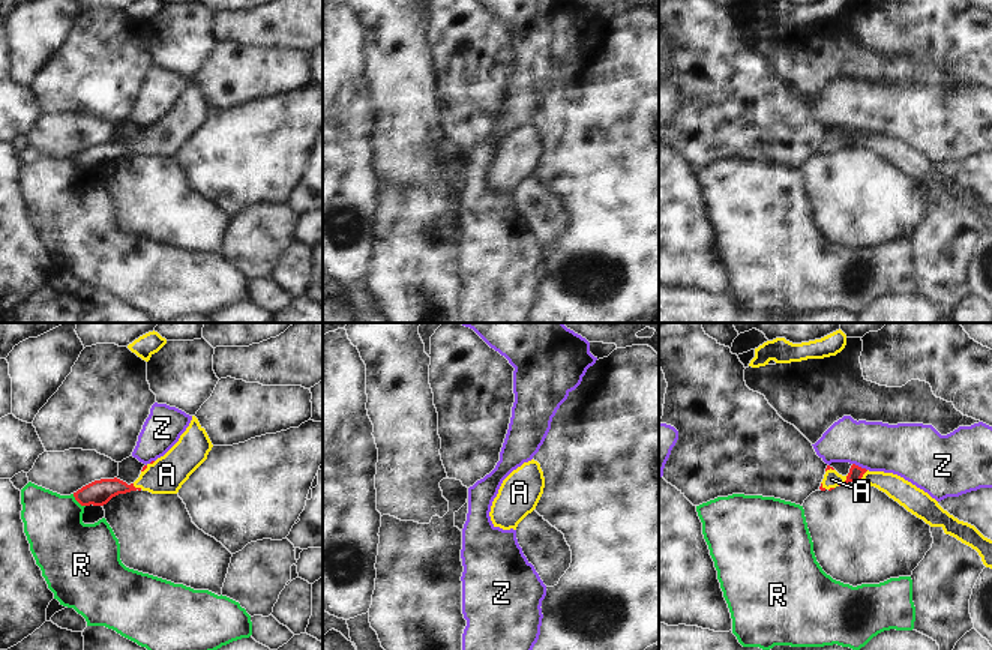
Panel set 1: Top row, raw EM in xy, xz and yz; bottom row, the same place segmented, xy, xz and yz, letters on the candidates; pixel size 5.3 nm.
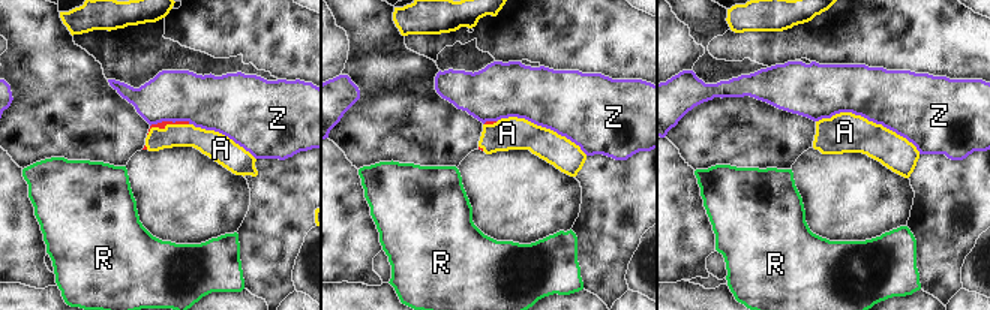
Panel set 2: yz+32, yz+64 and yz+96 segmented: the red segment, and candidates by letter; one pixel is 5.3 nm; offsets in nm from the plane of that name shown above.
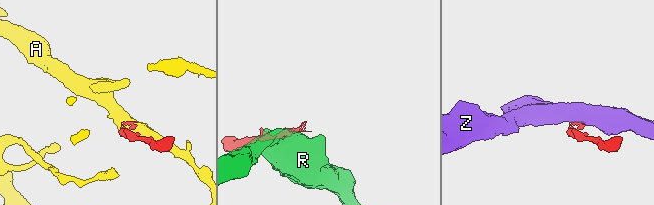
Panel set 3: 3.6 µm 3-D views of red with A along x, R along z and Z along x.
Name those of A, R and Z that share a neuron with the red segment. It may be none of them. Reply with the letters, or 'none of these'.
A

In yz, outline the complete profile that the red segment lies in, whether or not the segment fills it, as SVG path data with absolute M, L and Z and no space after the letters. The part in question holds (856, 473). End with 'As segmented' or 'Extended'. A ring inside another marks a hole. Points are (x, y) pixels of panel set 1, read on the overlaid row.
M855 464L851 465L846 476L842 476L833 467L827 465L819 489L831 491L848 482L866 482L885 492L890 498L930 527L941 527L945 534L950 534L975 549L981 557L983 564L992 569L992 540L984 537L974 525L950 515L935 498L911 482L893 473L869 471Z. Extended

